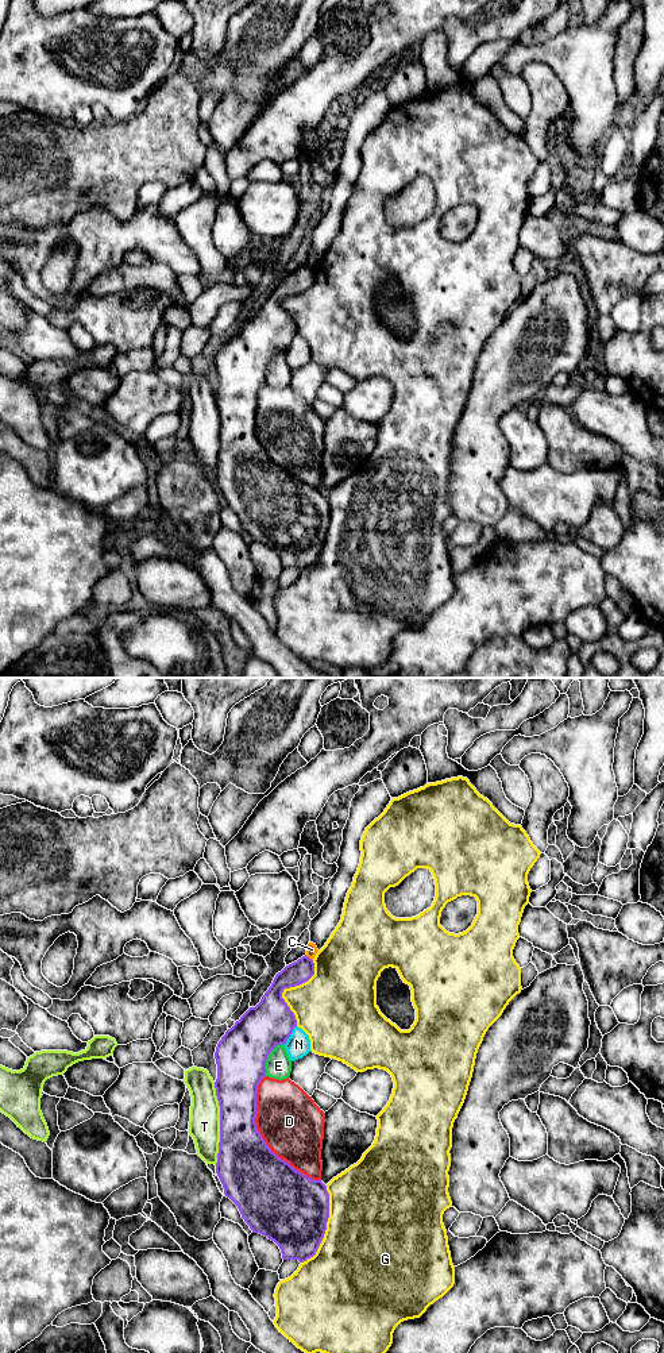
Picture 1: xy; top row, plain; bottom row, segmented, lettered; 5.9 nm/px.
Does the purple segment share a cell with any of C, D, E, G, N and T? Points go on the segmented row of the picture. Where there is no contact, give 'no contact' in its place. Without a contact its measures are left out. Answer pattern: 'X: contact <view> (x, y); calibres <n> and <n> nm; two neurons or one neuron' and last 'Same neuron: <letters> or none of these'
C: contact xy (308, 958); calibres 140 and 70 nm; two neurons
D: contact xy (262, 1138); calibres 380 and 380 nm; two neurons
E: contact xy (267, 1056); calibres 300 and 160 nm; two neurons
G: contact xy (325, 1226); calibres 440 and 500 nm; two neurons
N: contact xy (290, 1033); calibres 280 and 140 nm; two neurons
T: contact xy (220, 1124); calibres 320 and 190 nm; two neurons
Same neuron: none of these

